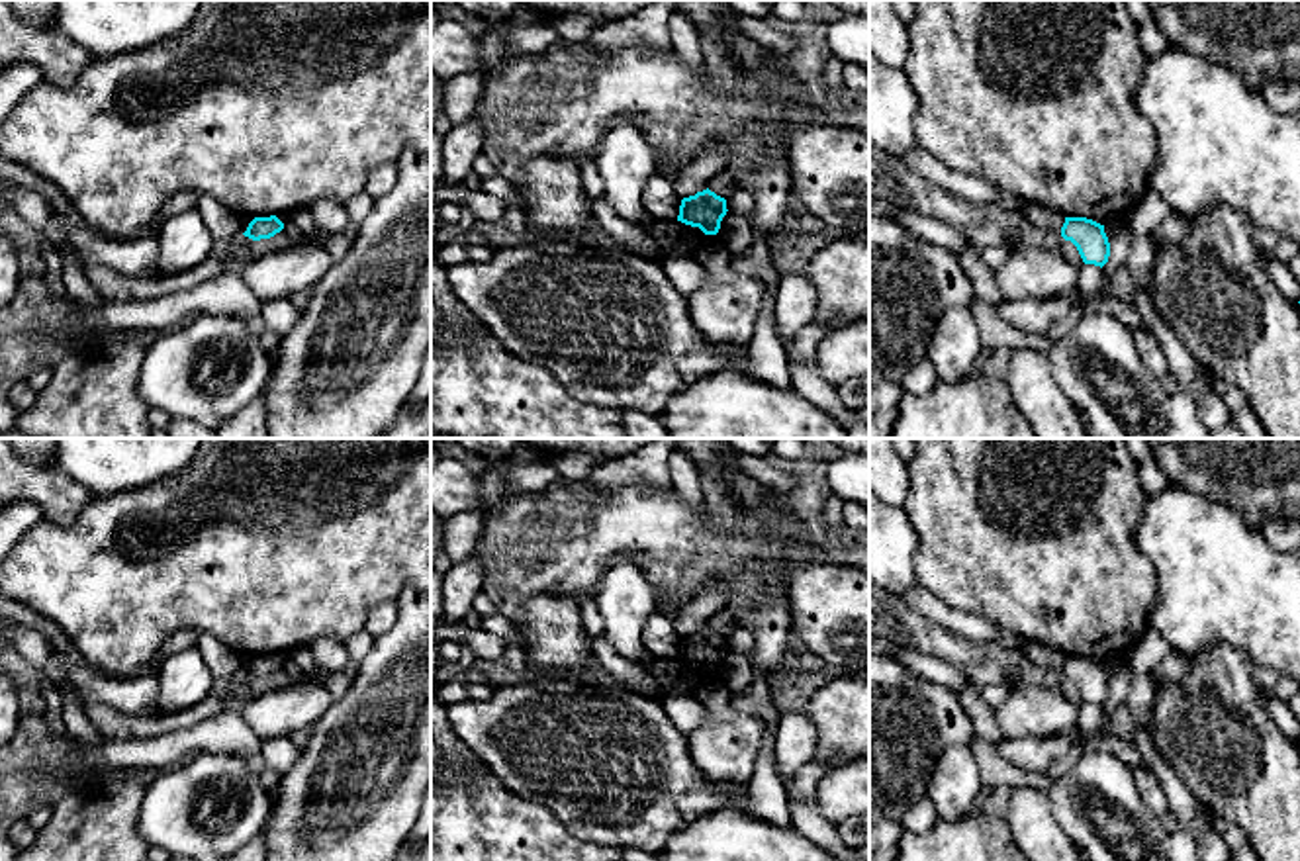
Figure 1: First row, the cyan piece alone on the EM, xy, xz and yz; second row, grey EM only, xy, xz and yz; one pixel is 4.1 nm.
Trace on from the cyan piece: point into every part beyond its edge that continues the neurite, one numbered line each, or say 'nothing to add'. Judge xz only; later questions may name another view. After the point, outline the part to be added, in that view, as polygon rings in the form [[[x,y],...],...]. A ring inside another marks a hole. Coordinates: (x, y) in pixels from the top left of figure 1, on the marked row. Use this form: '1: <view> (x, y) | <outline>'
nothing to add

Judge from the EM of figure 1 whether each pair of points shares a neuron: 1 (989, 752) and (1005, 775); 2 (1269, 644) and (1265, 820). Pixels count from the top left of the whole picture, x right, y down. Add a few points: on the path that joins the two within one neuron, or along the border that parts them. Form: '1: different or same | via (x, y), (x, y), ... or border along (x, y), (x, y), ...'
1: same | via (989, 758), (999, 770)
2: different | border along (1216, 642), (1228, 642), (1238, 648), (1255, 668)

